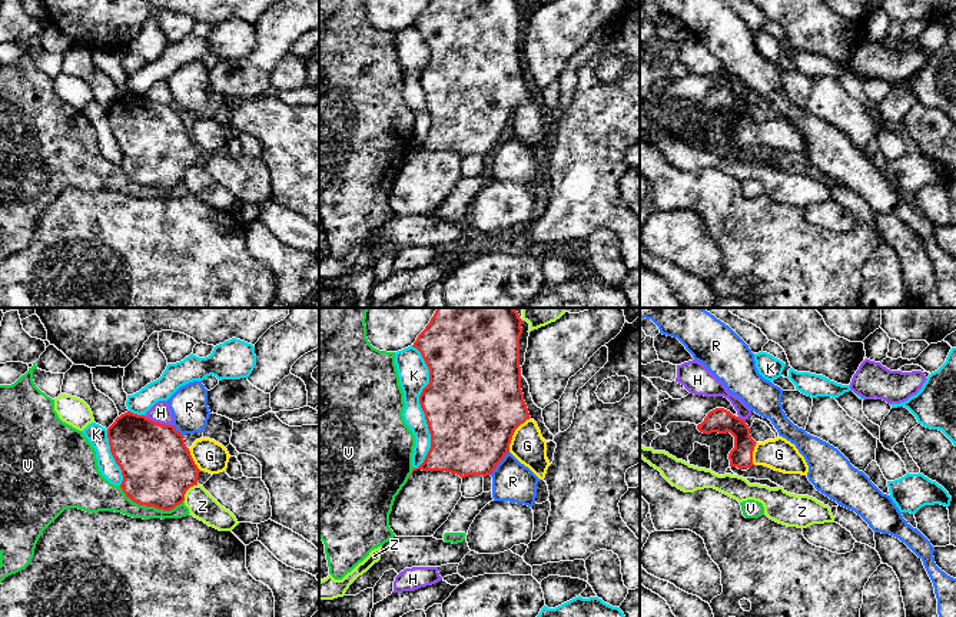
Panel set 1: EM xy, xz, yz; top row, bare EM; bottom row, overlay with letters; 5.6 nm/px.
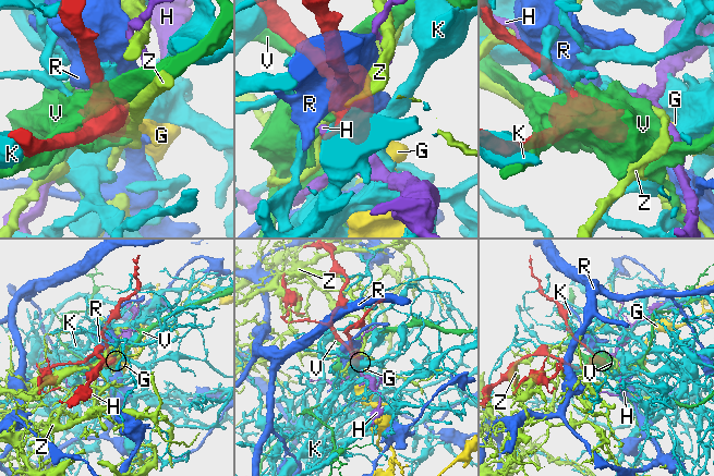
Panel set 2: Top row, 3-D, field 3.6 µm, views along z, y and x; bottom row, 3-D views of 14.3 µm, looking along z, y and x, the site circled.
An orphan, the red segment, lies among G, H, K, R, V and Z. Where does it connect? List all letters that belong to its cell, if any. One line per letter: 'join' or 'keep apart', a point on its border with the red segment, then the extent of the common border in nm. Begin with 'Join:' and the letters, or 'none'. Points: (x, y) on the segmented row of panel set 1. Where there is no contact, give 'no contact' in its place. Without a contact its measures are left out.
Join: G
G: join; contact xz (513, 434); length 240 nm
H: keep apart; contact xy (158, 423); length 180 nm
K: keep apart; contact xz (421, 407); length 700 nm
R: keep apart; contact xz (500, 461); length 170 nm
V: keep apart; contact xy (149, 506); length 380 nm
Z: keep apart; contact xy (186, 490); length 140 nm

